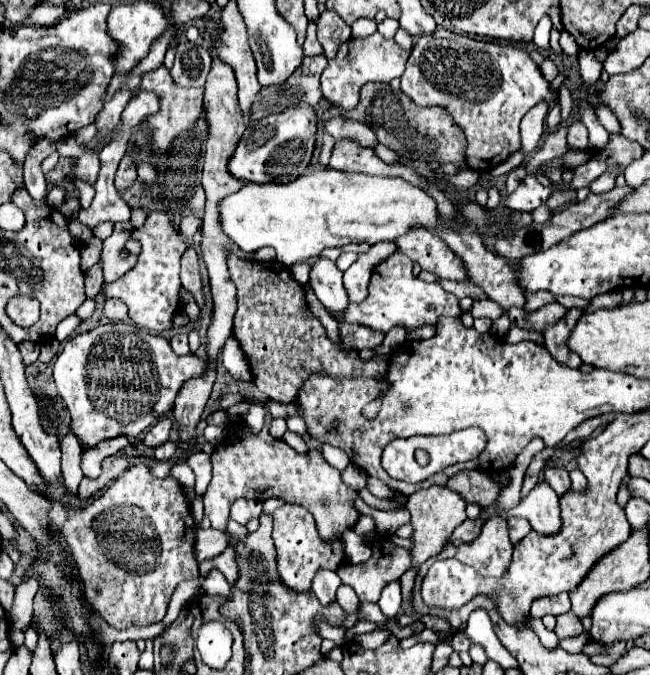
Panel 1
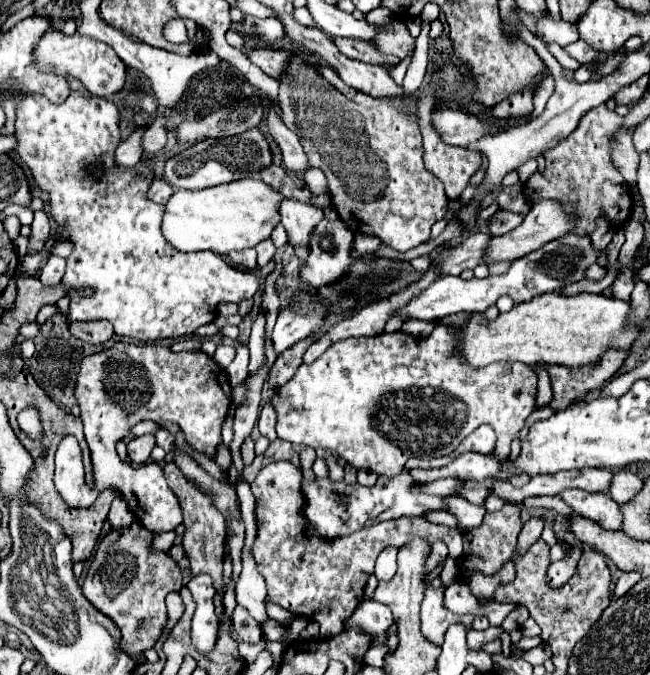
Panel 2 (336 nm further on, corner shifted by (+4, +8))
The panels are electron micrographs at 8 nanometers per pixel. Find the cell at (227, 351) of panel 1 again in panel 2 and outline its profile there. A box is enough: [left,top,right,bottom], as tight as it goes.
[162,178,282,256]

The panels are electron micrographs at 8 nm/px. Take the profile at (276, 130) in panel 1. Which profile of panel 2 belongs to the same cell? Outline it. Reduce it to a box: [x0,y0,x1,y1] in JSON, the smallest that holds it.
[164,128,272,190]

